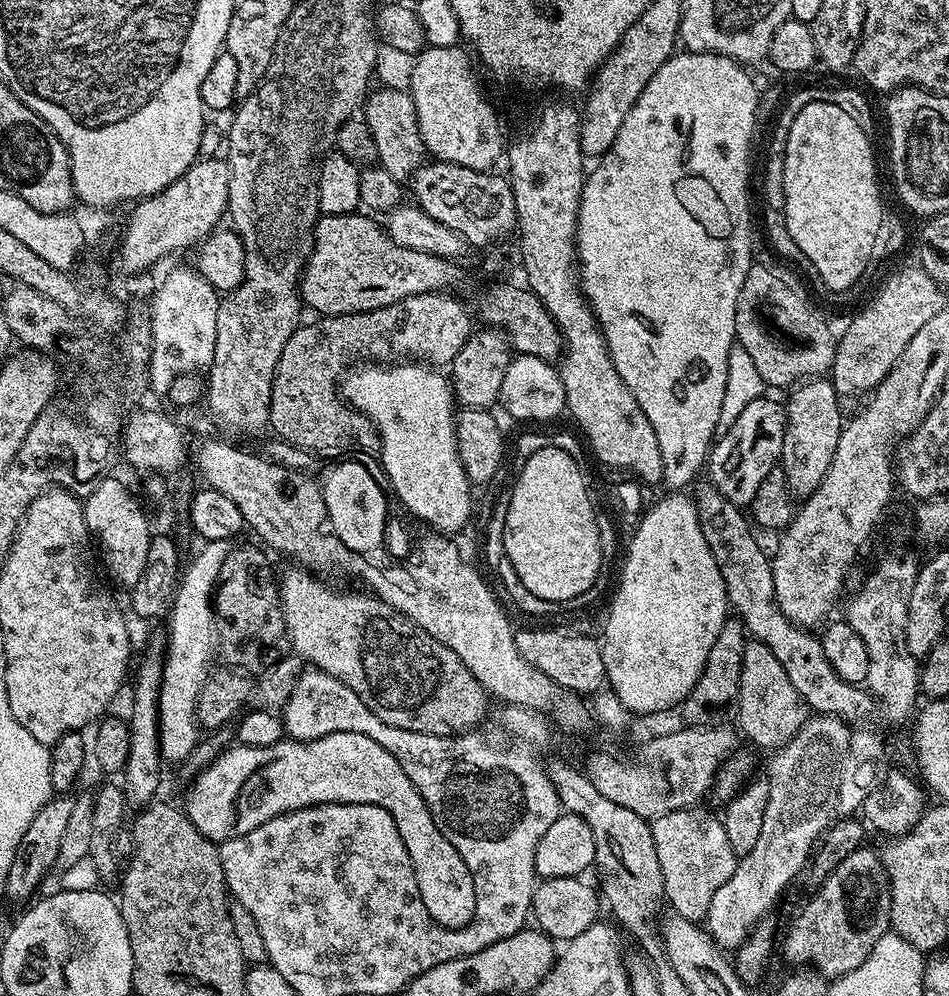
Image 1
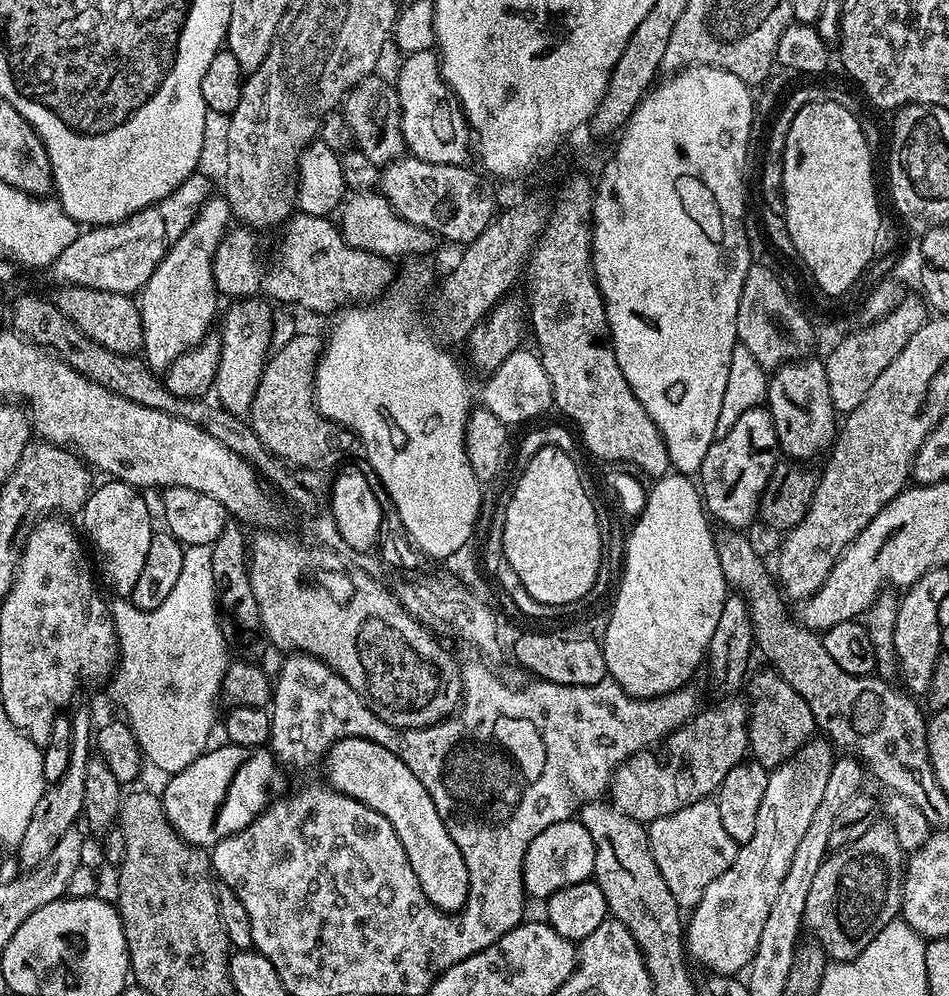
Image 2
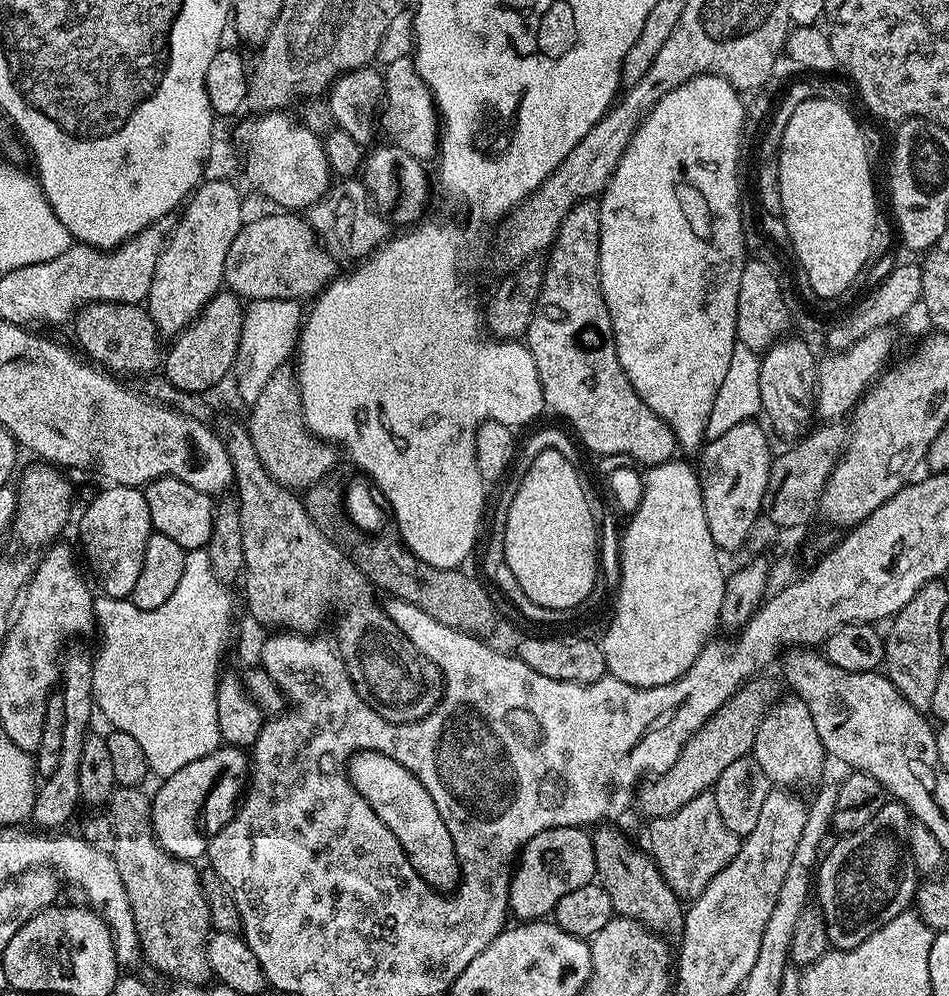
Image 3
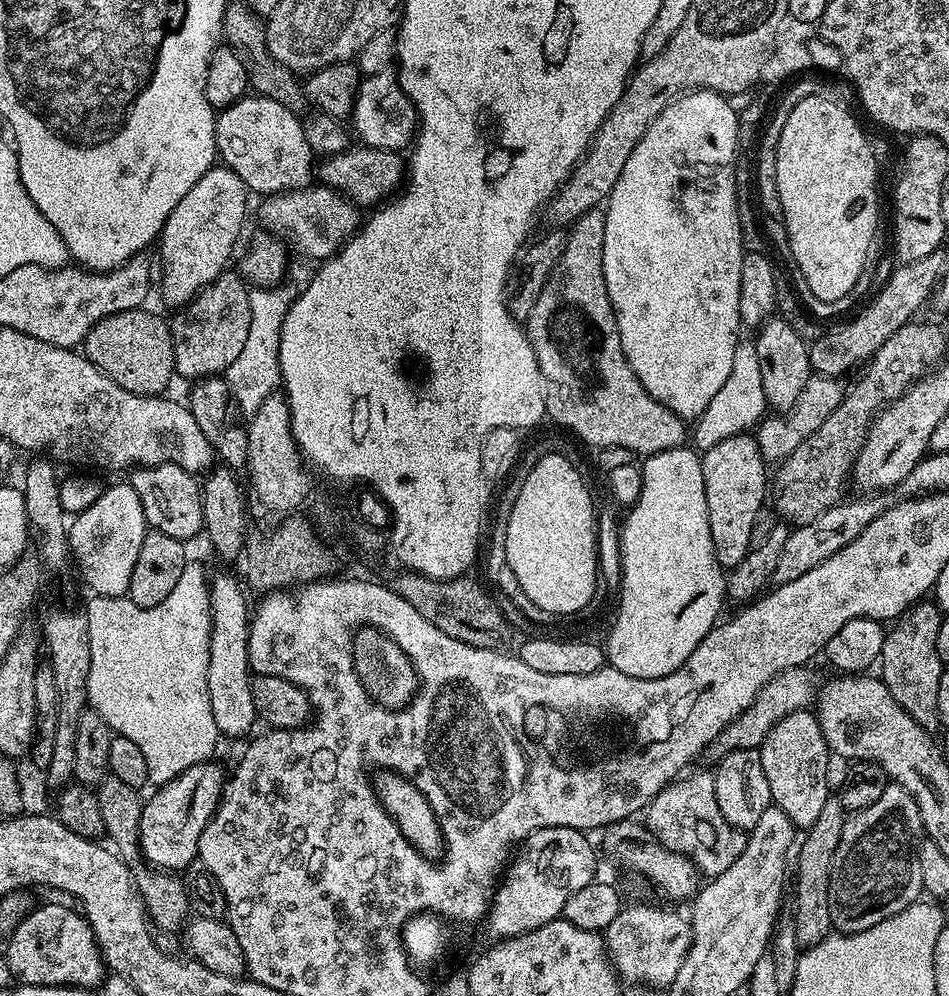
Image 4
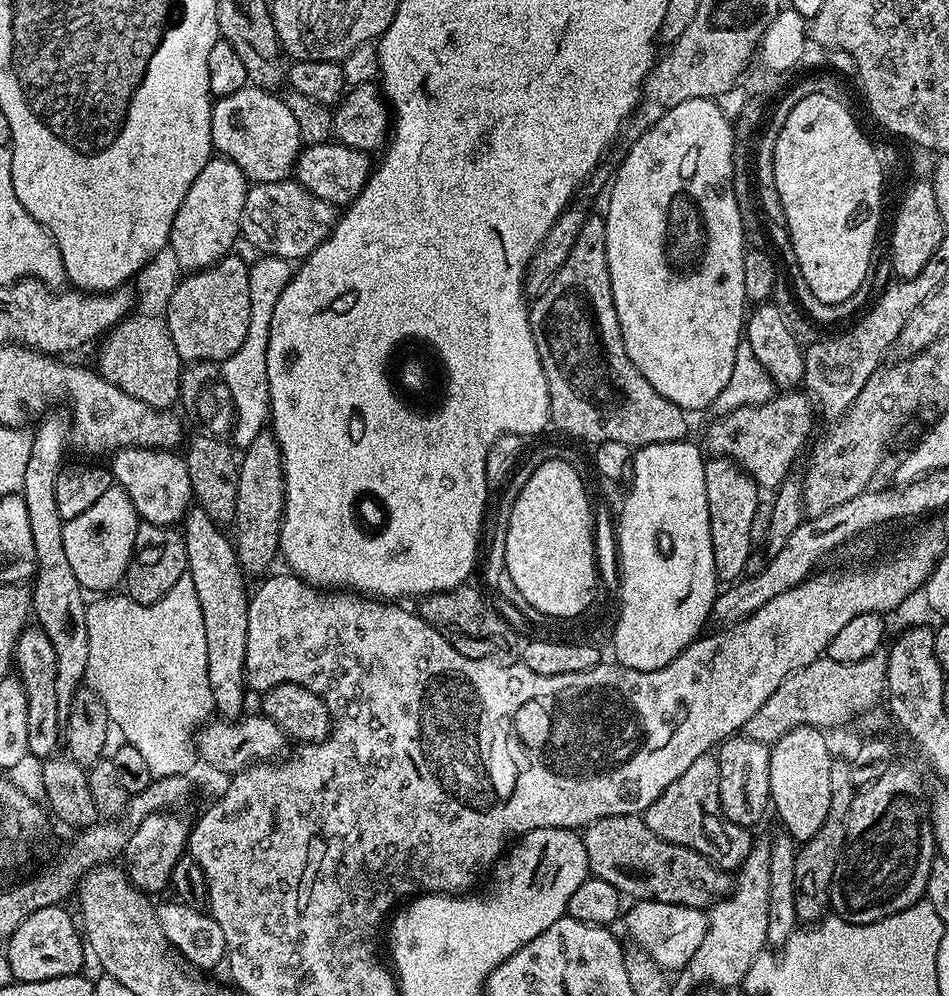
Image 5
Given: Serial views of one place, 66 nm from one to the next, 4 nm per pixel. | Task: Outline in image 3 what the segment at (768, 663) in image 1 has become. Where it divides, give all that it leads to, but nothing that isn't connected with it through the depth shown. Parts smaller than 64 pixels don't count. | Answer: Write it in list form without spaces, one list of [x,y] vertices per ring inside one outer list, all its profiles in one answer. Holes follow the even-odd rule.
[[[794,694],[786,696],[777,699],[762,718],[750,754],[758,762],[758,766],[762,766],[762,774],[766,774],[769,785],[796,786],[792,784],[801,784],[802,787],[812,790],[825,779],[824,760],[826,761],[826,753],[818,738],[818,730],[814,730],[814,718],[810,718],[810,709],[806,707],[806,702],[802,702]]]

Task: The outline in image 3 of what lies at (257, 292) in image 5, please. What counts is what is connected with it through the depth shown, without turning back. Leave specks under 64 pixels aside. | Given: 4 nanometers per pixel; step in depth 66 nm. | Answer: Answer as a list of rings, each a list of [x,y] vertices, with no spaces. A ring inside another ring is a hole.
[[[258,299],[247,303],[243,318],[243,330],[240,335],[240,348],[237,360],[234,365],[234,380],[236,376],[236,388],[239,396],[245,401],[245,405],[250,406],[258,400],[258,395],[262,394],[262,389],[266,386],[267,379],[281,365],[295,353],[296,345],[299,341],[299,329],[304,316],[301,303],[290,299]]]

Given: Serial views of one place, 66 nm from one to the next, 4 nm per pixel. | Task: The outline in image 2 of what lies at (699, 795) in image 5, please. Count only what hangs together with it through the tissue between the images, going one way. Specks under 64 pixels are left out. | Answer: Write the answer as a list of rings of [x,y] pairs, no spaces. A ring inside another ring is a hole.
[[[709,798],[699,800],[690,806],[682,806],[669,816],[663,816],[647,825],[648,841],[650,850],[654,854],[654,862],[658,862],[658,870],[662,870],[662,878],[666,881],[666,886],[670,886],[670,894],[674,894],[674,902],[678,902],[681,910],[691,910],[702,902],[702,894],[718,874],[722,874],[734,862],[737,845],[726,834],[726,829],[722,827],[722,814],[718,814],[718,806],[715,799]]]

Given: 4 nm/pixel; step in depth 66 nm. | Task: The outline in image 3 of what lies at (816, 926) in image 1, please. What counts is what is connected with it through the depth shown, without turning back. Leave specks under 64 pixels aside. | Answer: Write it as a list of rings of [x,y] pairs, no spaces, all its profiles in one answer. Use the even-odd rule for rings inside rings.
[[[885,802],[874,818],[866,822],[858,830],[839,837],[840,841],[829,847],[823,853],[818,867],[814,872],[814,900],[822,910],[822,918],[826,922],[828,943],[833,949],[853,948],[870,934],[874,934],[890,918],[909,911],[910,905],[915,901],[918,887],[918,873],[916,863],[912,861],[912,851],[908,849],[908,829],[910,827],[910,813],[899,802]]]

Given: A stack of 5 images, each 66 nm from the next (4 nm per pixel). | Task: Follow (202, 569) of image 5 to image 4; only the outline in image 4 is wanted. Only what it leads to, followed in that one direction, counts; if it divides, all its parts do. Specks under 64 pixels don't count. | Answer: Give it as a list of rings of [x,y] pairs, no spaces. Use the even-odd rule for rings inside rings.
[[[220,572],[211,577],[208,585],[208,601],[210,602],[210,670],[206,670],[206,690],[210,690],[210,710],[214,714],[214,726],[218,726],[221,737],[247,737],[258,717],[254,710],[254,694],[252,693],[252,676],[248,666],[248,629],[250,627],[250,604],[244,597],[245,589],[228,572]]]

